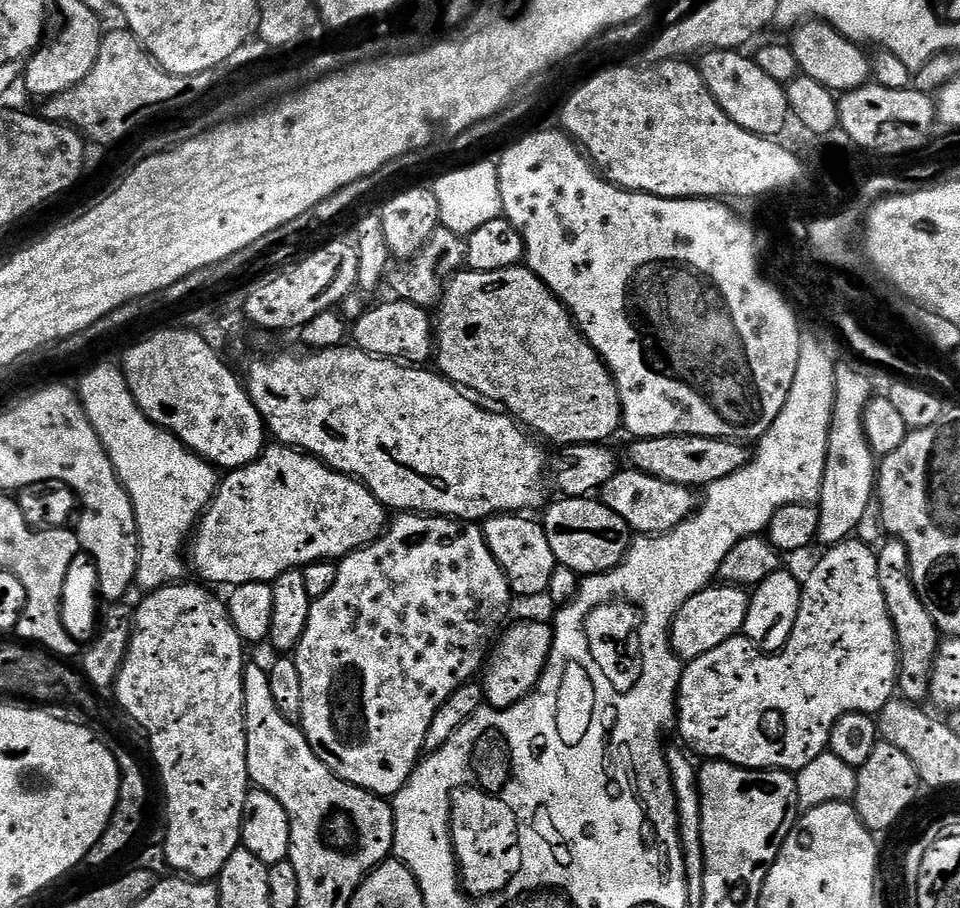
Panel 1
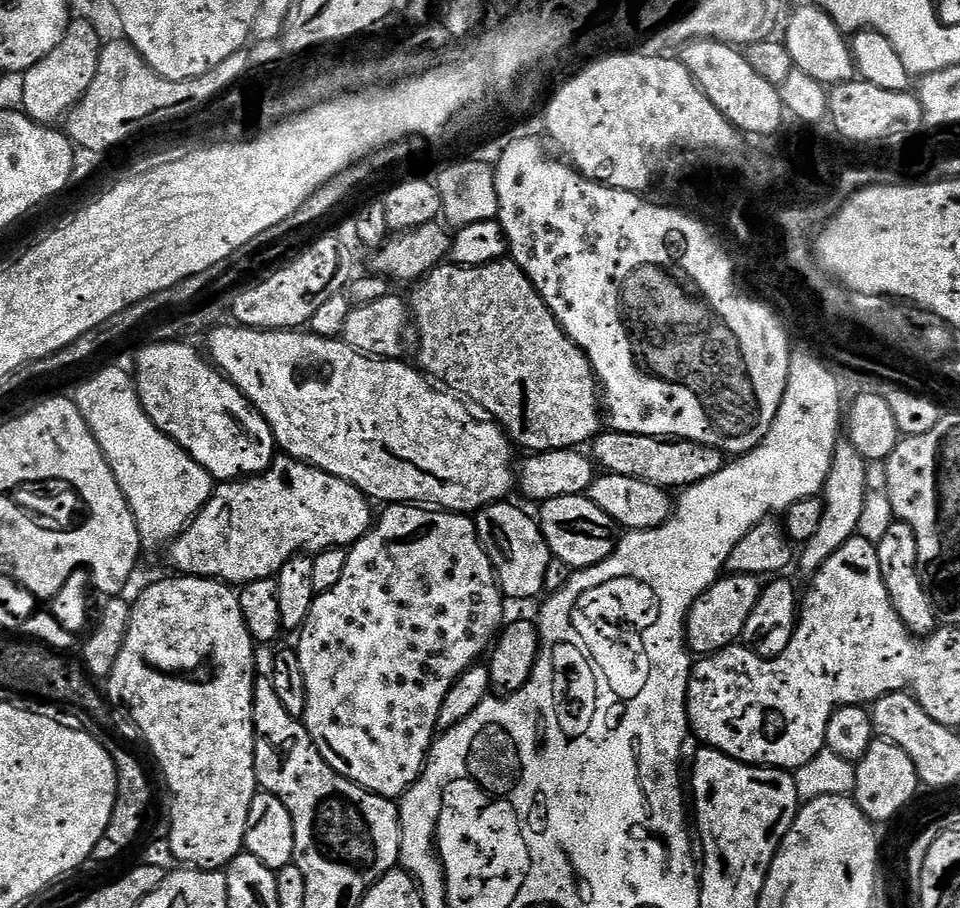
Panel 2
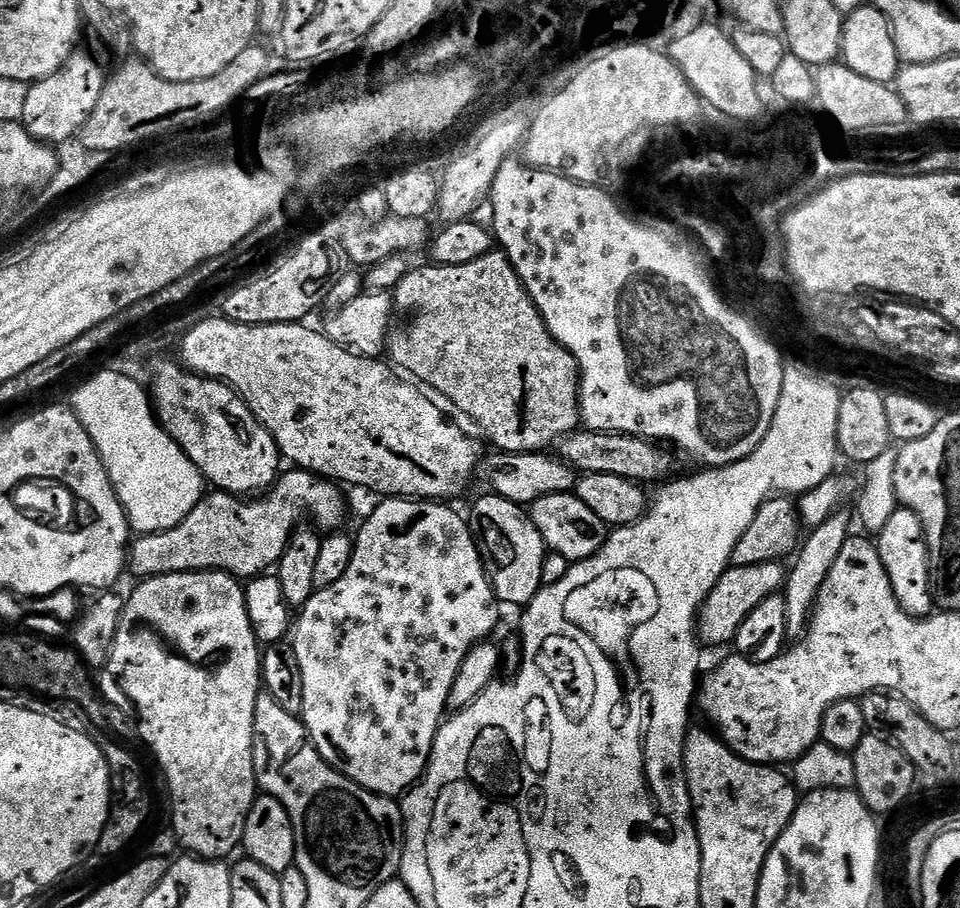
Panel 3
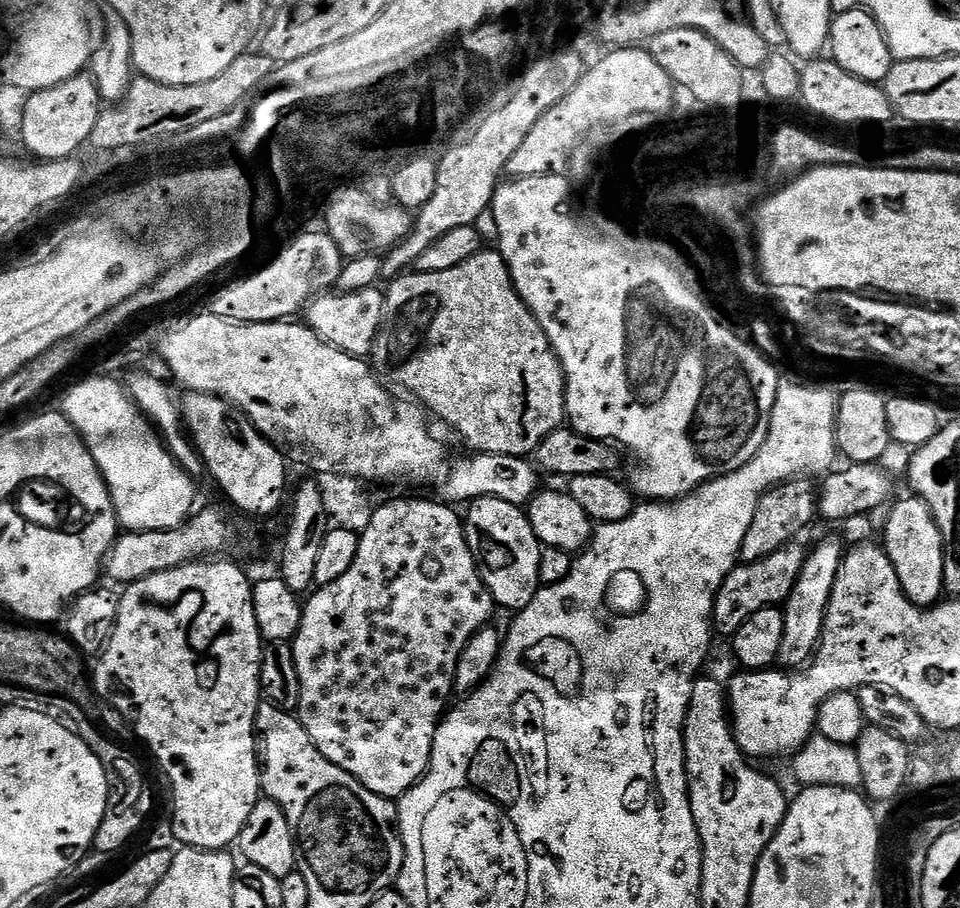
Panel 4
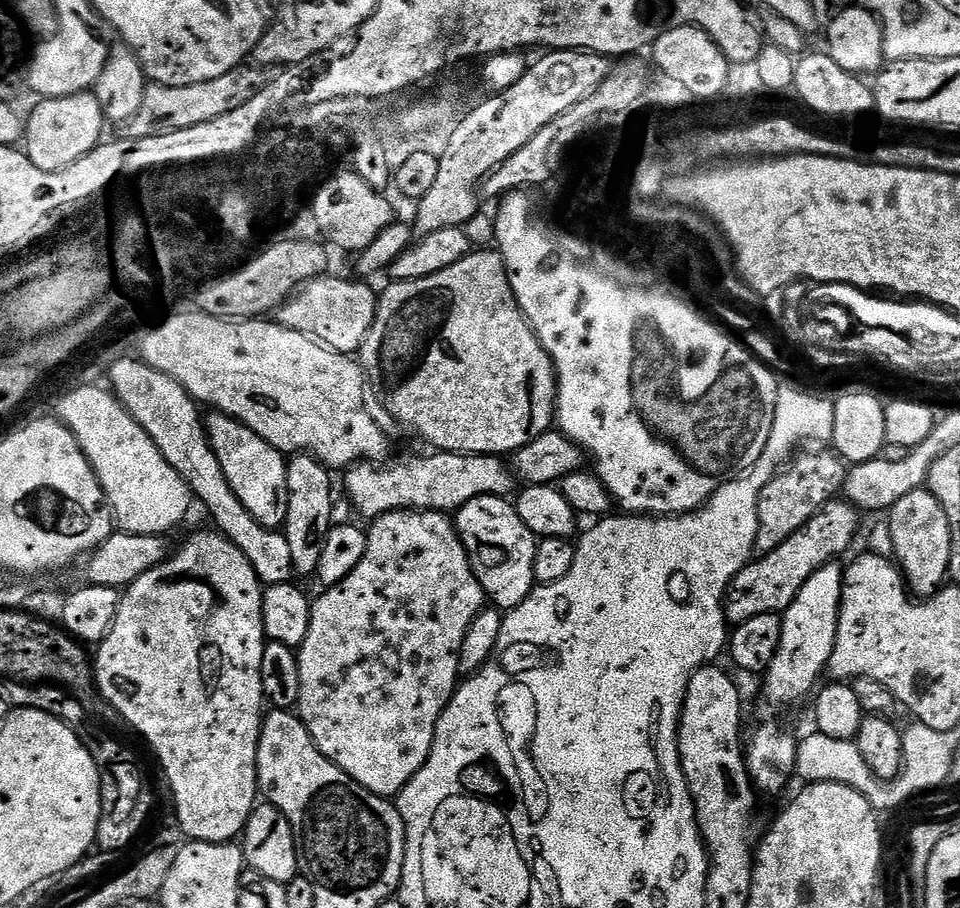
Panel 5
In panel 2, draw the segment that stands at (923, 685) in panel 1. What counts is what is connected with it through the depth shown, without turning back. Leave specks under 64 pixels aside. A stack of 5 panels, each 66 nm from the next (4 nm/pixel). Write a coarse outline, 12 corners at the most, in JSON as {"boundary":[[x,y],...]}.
{"boundary":[[910,526],[875,541],[890,602],[917,638],[938,617],[920,581]]}

